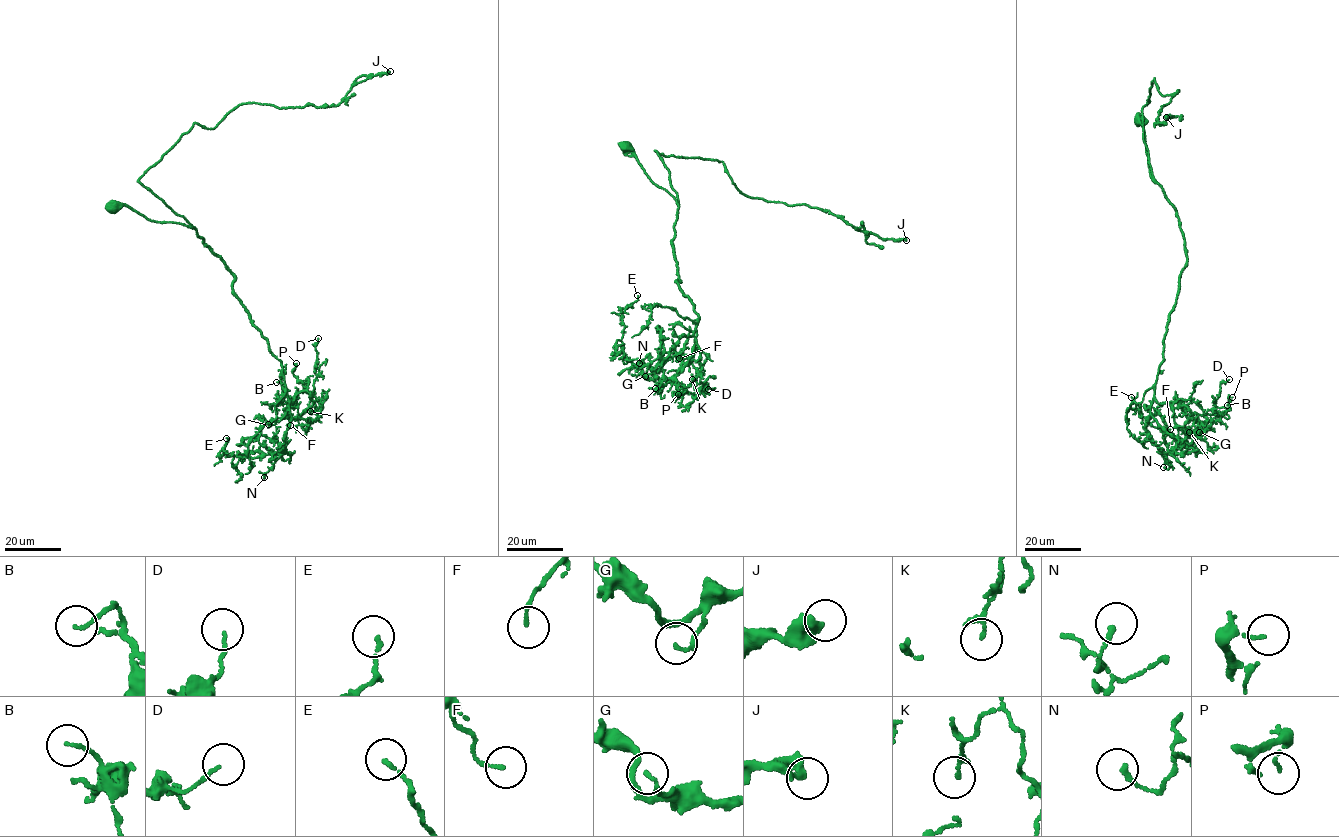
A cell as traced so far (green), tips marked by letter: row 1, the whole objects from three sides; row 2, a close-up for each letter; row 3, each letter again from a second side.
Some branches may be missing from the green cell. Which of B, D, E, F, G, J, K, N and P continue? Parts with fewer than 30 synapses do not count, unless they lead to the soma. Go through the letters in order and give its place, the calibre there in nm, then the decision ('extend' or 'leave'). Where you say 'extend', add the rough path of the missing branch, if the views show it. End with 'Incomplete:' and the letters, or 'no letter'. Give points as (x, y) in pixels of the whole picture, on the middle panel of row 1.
B: place (655, 388); calibre 120 nm; leave
D: place (708, 389); calibre 110 nm; leave
E: place (637, 295); calibre 140 nm; leave
F: place (679, 358); calibre 120 nm; leave
G: place (645, 376); calibre 120 nm; leave
J: place (906, 240); calibre 460 nm; leave
K: place (692, 379); calibre 170 nm; leave
N: place (639, 363); calibre 190 nm; leave
P: place (678, 394); calibre 90 nm; leave
Incomplete: no letter

